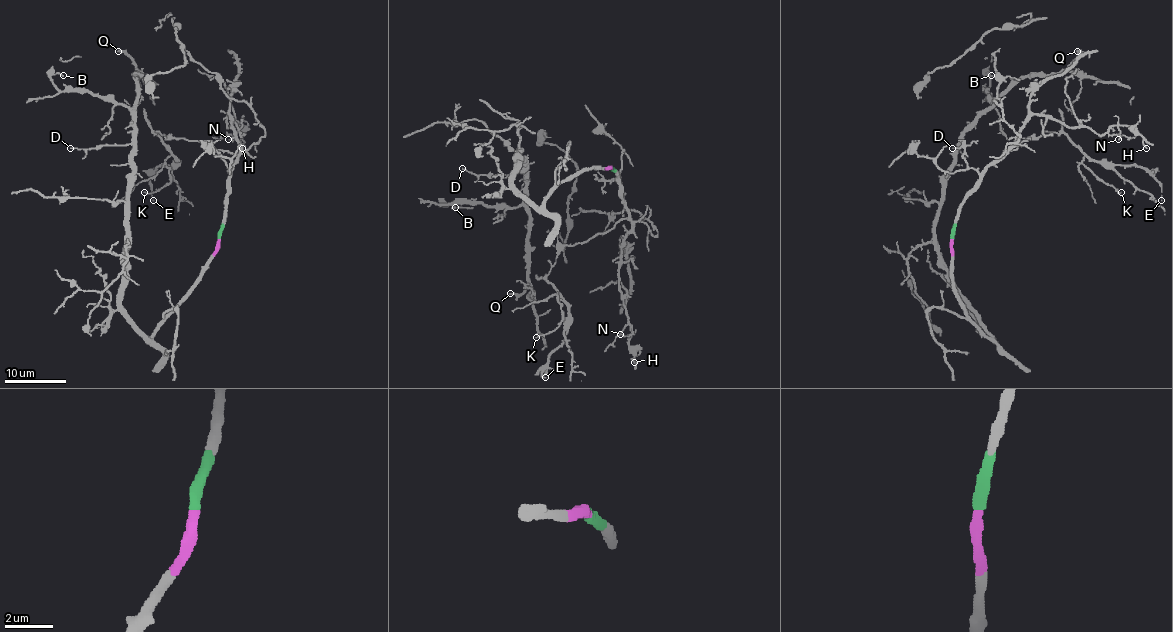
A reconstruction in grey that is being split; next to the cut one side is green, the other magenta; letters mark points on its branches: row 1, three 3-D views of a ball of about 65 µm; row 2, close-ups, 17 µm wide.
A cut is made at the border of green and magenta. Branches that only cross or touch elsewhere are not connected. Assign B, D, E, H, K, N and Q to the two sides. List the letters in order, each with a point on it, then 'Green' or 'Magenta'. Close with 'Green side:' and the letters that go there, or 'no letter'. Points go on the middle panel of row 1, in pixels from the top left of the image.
B: Place: (455, 207). Magenta
D: Place: (462, 168). Magenta
E: Place: (545, 377). Green
H: Place: (634, 362). Green
K: Place: (536, 337). Green
N: Place: (620, 334). Green
Q: Place: (510, 293). Magenta
Green side: E, H, K, N

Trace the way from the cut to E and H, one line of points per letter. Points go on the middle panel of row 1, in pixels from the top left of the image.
E: (610, 168), (629, 215), (607, 231), (565, 245), (550, 268), (547, 280), (567, 304), (568, 322), (545, 378)
H: (610, 168), (616, 174), (619, 195), (632, 220), (621, 249), (619, 285), (632, 331), (629, 345), (633, 362)

